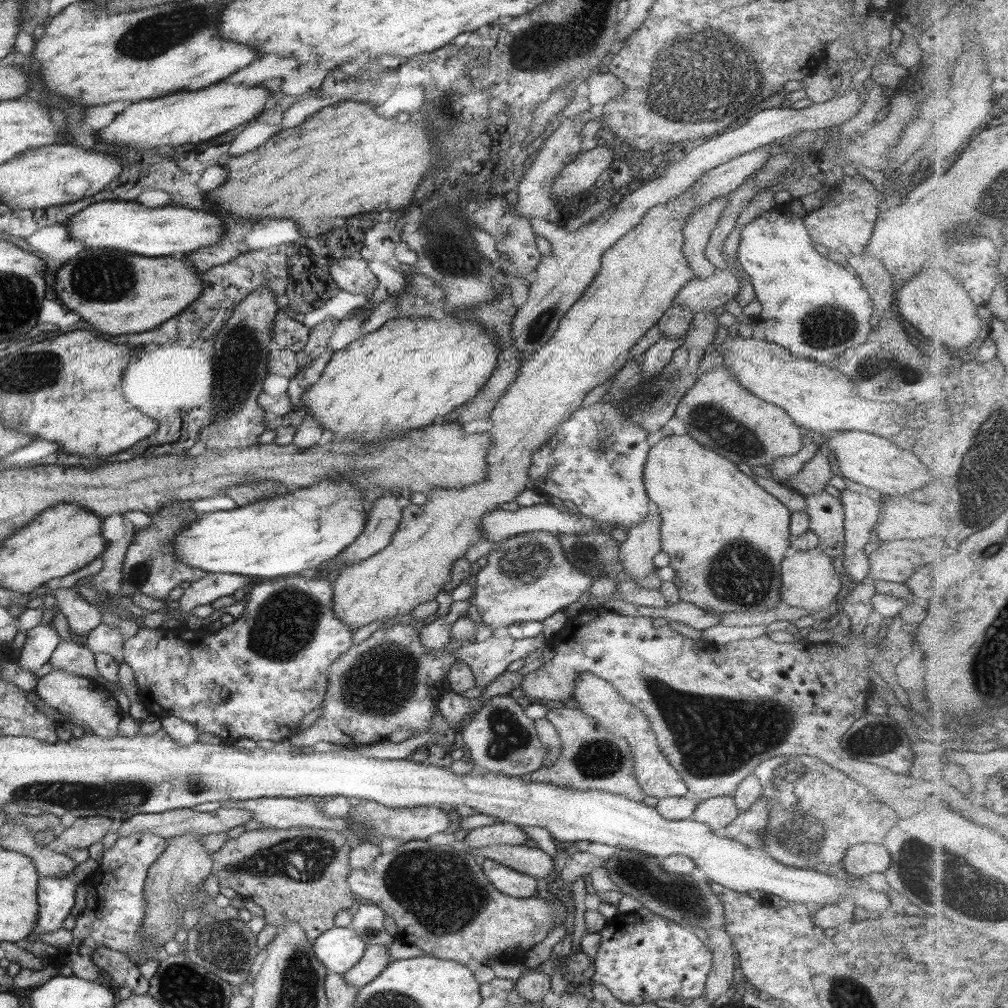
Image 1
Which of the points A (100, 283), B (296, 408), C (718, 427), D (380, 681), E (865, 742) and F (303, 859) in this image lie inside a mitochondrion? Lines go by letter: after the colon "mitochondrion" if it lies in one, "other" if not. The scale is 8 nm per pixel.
A: mitochondrion
B: other
C: mitochondrion
D: mitochondrion
E: mitochondrion
F: mitochondrion

